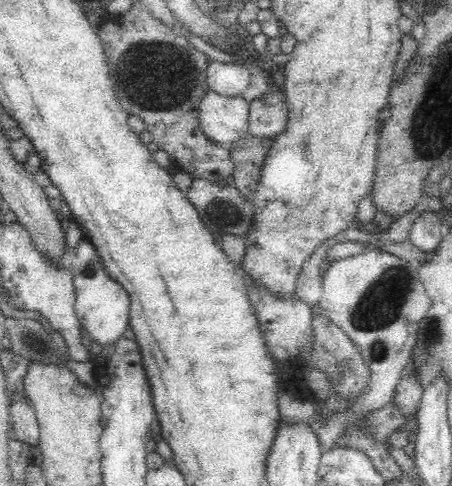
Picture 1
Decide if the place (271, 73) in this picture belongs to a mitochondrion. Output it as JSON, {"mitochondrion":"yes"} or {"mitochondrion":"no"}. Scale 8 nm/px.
{"mitochondrion":"no"}

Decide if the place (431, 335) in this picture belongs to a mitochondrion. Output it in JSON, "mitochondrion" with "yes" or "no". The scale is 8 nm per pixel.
{"mitochondrion":"yes"}

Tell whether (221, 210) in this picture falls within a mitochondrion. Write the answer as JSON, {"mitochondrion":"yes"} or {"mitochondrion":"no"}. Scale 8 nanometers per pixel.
{"mitochondrion":"yes"}

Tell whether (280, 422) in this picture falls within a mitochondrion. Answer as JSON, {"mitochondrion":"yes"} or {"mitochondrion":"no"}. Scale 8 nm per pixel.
{"mitochondrion":"no"}

